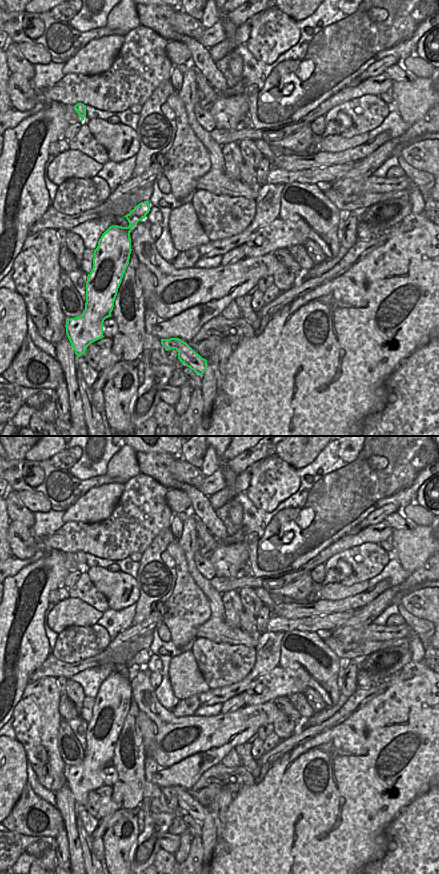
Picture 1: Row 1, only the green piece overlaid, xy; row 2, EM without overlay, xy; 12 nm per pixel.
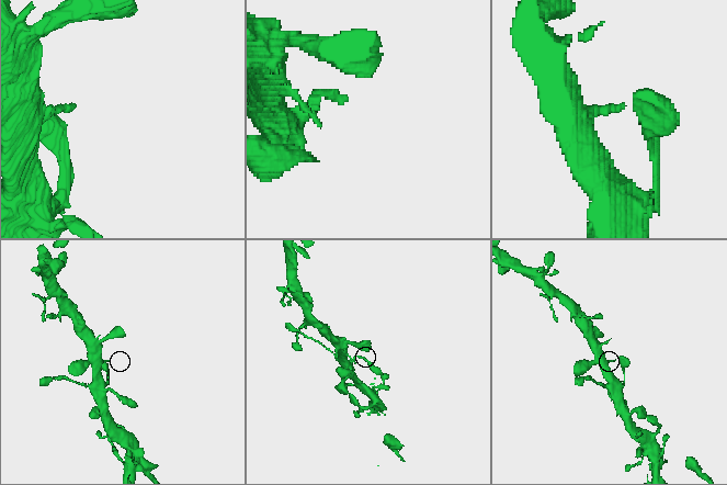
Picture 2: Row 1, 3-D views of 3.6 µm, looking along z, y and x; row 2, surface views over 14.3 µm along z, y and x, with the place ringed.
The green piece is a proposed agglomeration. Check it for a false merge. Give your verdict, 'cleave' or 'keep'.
keep

